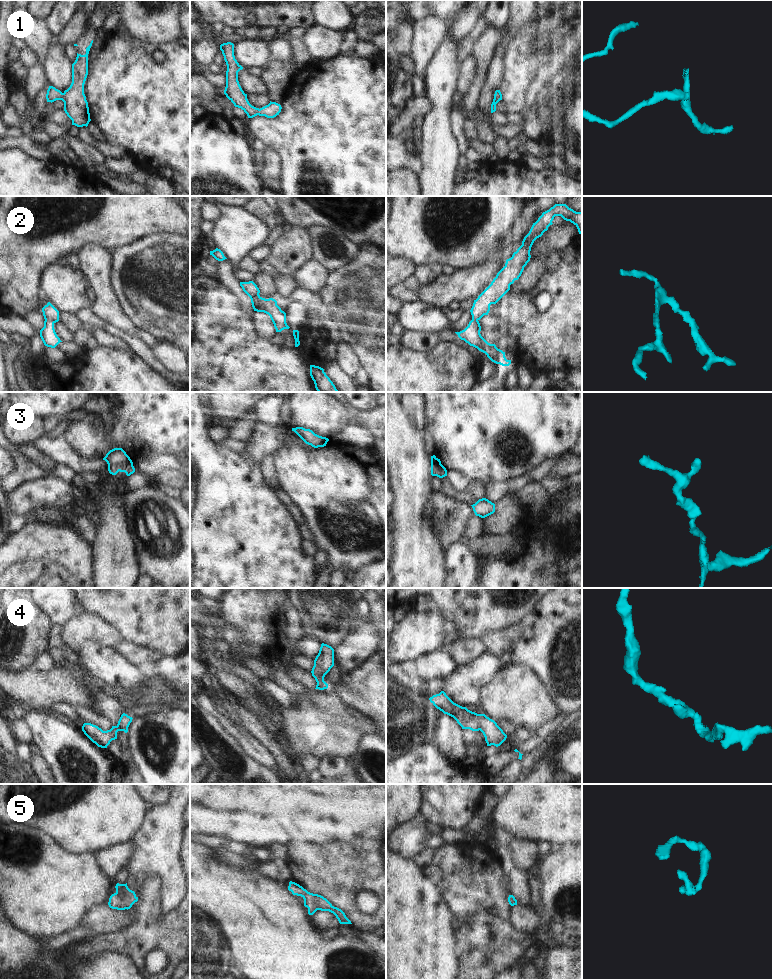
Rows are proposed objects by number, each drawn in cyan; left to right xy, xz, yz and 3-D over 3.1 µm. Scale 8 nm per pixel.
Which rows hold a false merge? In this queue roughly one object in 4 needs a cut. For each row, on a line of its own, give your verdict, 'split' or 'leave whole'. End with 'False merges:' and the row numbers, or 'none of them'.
1: leave whole
2: leave whole
3: leave whole
4: leave whole
5: leave whole
False merges: none of them

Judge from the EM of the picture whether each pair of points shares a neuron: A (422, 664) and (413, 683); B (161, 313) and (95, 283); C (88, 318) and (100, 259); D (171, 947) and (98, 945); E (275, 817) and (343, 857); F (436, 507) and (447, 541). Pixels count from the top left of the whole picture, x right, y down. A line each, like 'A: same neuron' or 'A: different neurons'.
A: different neurons
B: different neurons
C: different neurons
D: same neuron
E: different neurons
F: same neuron

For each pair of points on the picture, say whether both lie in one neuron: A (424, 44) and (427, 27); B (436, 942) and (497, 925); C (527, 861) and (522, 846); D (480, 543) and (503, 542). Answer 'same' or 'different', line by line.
A: same
B: different
C: same
D: same

